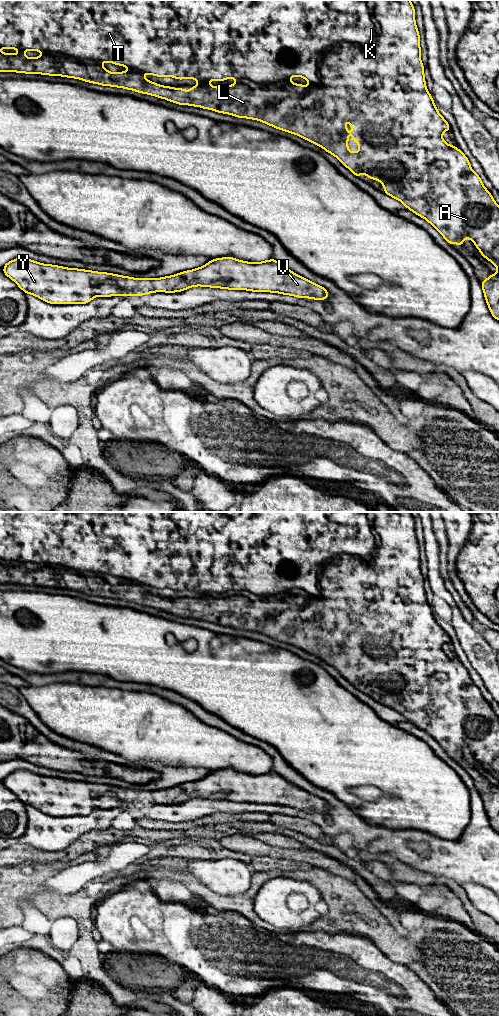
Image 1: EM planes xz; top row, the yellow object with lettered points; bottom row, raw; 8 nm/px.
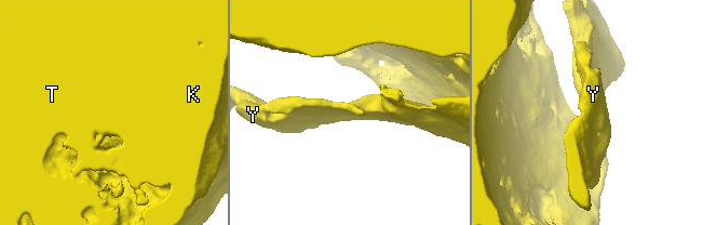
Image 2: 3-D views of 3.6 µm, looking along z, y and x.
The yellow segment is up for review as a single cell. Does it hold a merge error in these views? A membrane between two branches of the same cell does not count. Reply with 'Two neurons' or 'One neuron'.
One neuron

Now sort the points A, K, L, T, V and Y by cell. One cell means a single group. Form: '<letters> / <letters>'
A K L T V Y

